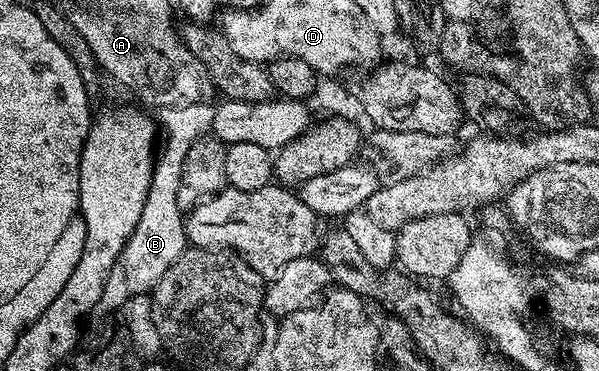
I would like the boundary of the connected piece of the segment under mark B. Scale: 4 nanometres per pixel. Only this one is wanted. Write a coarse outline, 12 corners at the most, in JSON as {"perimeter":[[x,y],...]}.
{"perimeter":[[209,101],[166,106],[150,192],[118,263],[151,293],[188,248],[182,165],[212,129]]}

